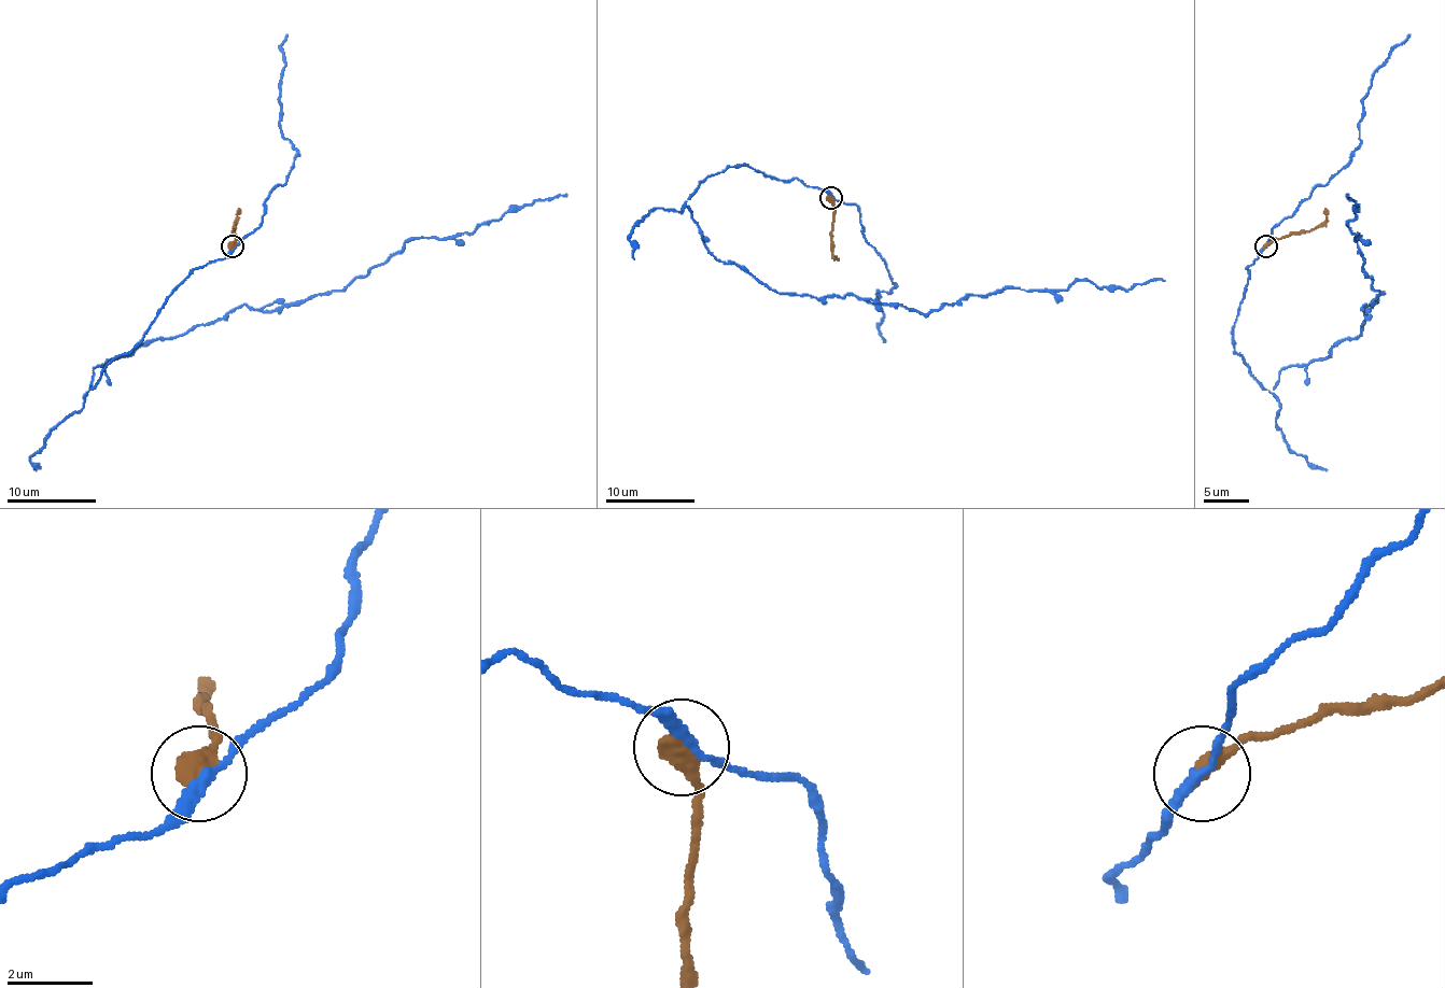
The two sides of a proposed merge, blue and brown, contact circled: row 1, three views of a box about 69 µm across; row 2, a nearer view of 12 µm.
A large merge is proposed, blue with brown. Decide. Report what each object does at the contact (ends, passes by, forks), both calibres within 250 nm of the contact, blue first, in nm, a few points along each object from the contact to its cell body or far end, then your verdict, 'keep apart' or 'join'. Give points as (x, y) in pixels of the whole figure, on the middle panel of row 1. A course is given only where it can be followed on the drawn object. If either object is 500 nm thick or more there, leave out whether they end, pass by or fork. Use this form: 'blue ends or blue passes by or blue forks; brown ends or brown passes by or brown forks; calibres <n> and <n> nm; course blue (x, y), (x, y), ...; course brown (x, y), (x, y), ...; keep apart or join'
calibres 240 and 500 nm; course blue (830, 197), (729, 166), (687, 201), (707, 249), (779, 293), (870, 298), (928, 313), (1005, 288), (1165, 280); course brown (830, 197), (832, 246), (837, 257); keep apart

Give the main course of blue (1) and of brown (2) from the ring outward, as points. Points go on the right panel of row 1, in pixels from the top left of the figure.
1: (1265, 245), (1247, 268), (1234, 349), (1270, 391), (1282, 368), (1361, 335), (1363, 306), (1382, 293), (1347, 197)
2: (1265, 245), (1276, 239), (1314, 230), (1326, 219), (1326, 208)

